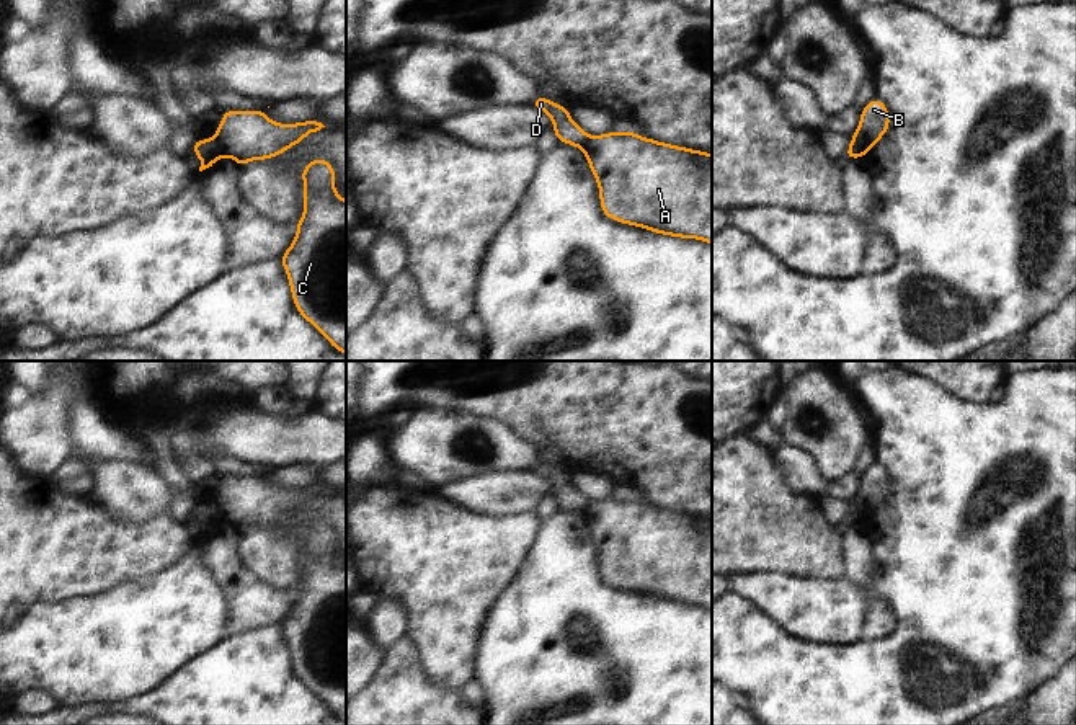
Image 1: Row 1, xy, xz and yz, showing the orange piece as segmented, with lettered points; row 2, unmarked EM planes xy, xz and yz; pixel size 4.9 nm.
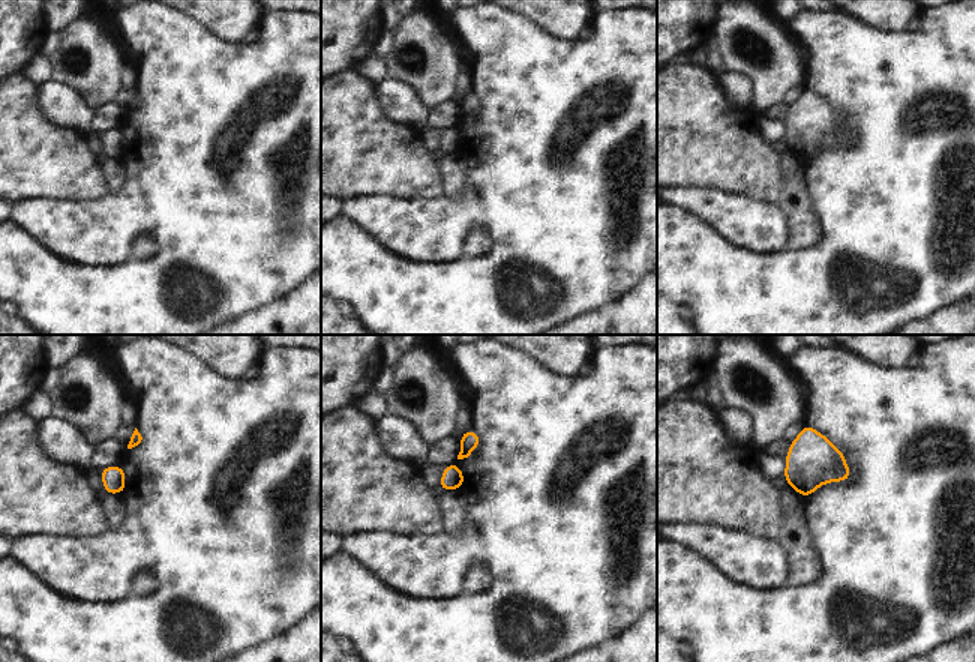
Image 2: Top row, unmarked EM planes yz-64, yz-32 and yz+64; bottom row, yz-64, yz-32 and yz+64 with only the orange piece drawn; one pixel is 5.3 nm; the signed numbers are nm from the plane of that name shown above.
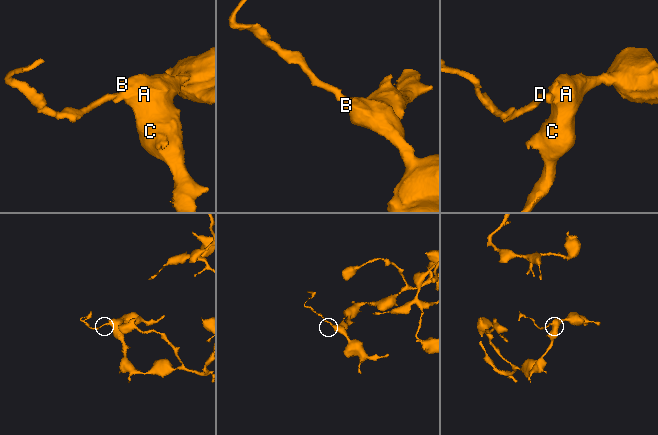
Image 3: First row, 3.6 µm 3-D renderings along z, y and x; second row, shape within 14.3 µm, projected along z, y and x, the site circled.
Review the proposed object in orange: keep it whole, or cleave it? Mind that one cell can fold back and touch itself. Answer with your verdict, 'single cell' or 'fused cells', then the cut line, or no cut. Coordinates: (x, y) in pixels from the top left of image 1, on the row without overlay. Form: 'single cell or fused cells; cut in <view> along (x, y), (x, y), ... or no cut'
fused cells; cut in xy along (216, 503), (226, 521)

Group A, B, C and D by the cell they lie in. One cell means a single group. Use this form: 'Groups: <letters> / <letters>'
Groups: A B C / D

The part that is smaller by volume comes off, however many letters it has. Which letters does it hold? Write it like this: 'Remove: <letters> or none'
Remove: D

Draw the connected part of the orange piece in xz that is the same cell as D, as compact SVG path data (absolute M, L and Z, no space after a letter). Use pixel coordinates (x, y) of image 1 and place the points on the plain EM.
M540 459L531 467L531 472L542 477L552 485L552 496L558 509L583 514L589 500L583 496L570 482L570 474L560 472L557 467L544 464Z

